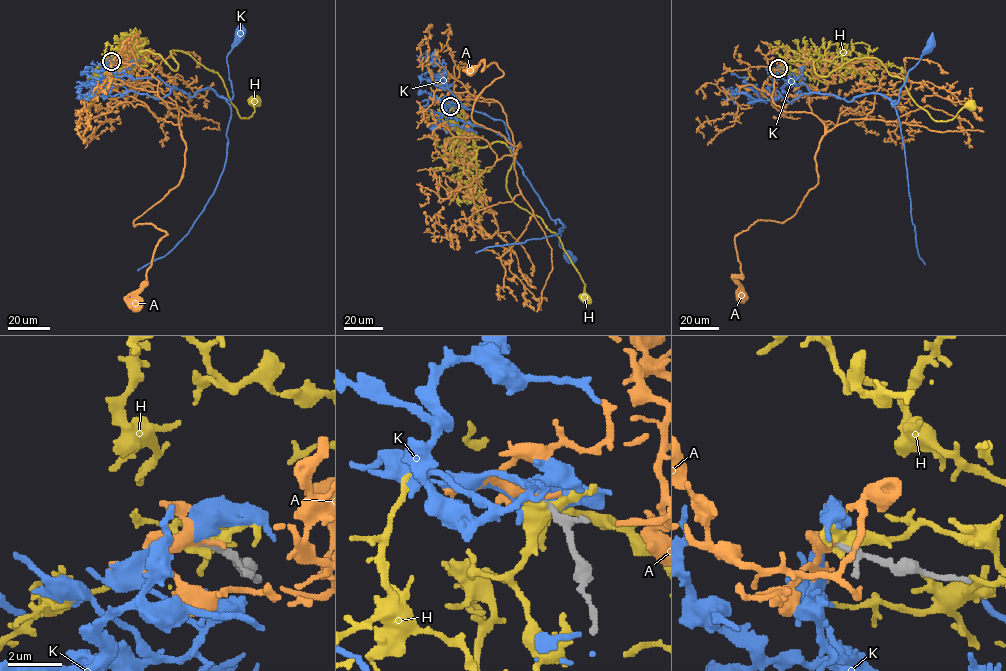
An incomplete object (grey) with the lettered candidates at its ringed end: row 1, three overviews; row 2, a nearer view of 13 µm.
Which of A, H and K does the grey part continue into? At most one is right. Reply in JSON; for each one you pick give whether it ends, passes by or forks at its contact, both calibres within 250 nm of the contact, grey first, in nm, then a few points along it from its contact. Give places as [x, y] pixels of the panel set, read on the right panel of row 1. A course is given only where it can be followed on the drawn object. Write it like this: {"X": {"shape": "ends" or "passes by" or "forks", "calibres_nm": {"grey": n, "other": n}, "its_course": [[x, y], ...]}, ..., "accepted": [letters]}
{"A": {"shape": "passes by", "calibres_nm": {"grey": 240, "other": 320}, "its_course": [[778, 67], [772, 101], [812, 113], [825, 127], [818, 183], [791, 217], [757, 220], [735, 237], [742, 297]]}, "accepted": ["A"]}

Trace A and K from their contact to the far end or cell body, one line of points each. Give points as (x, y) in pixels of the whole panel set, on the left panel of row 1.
A: (111, 61), (136, 63), (158, 81), (185, 143), (180, 183), (134, 220), (167, 233), (135, 306)
K: (111, 61), (107, 63), (110, 74), (159, 78), (190, 97), (211, 88), (230, 100), (226, 56), (240, 34)

